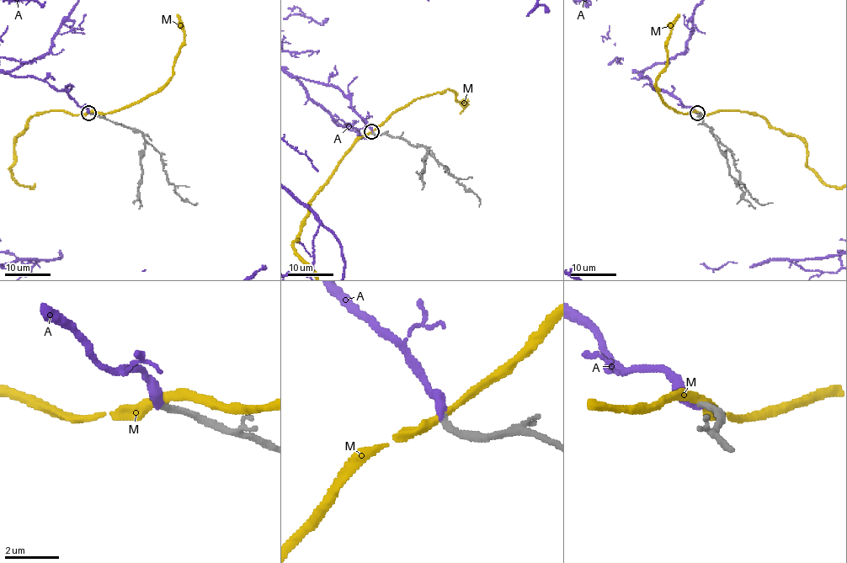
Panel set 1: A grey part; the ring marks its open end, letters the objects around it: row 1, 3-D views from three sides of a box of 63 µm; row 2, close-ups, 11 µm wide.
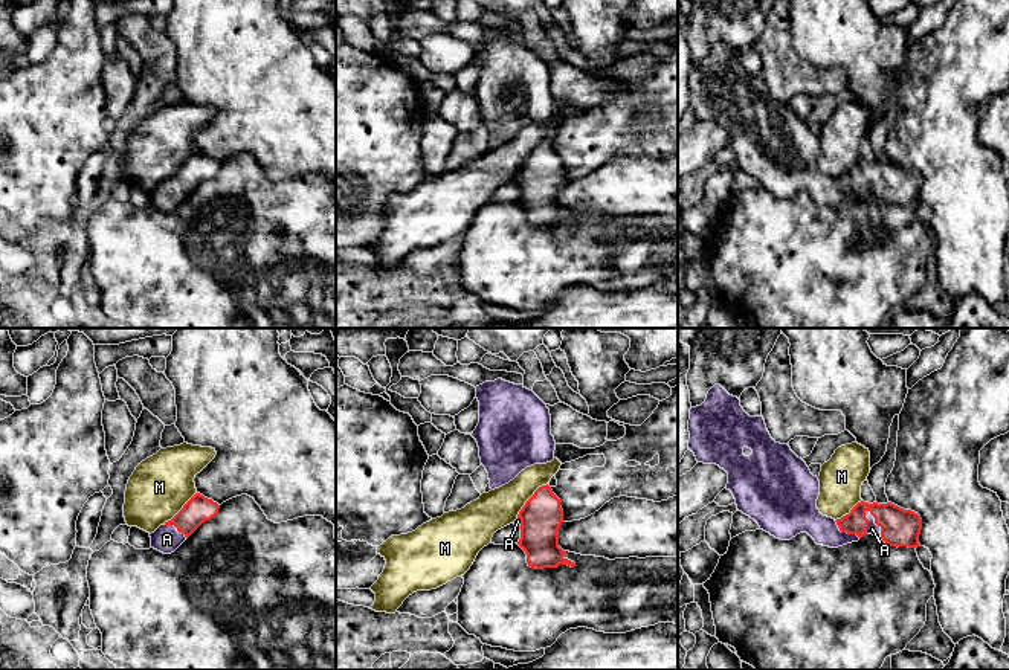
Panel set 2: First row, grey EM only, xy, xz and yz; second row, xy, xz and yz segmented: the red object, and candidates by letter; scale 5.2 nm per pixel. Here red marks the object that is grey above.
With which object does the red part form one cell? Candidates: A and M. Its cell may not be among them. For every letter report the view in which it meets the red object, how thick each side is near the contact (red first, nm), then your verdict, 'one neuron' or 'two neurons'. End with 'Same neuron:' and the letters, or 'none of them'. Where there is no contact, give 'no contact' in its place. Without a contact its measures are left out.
A: meets red in yz; 200 nm thick on the red side, 60 nm on the other; one neuron
M: meets red in xz; 220 nm thick on the red side, 200 nm on the other; two neurons
Same neuron: A

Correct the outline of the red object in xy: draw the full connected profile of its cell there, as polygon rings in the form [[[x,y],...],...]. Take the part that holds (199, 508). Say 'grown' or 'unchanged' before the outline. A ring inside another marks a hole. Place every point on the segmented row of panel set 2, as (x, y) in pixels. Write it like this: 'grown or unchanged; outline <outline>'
grown; outline [[[195,493],[171,520],[150,534],[151,548],[174,552],[203,522],[215,517],[218,508],[217,502]]]

